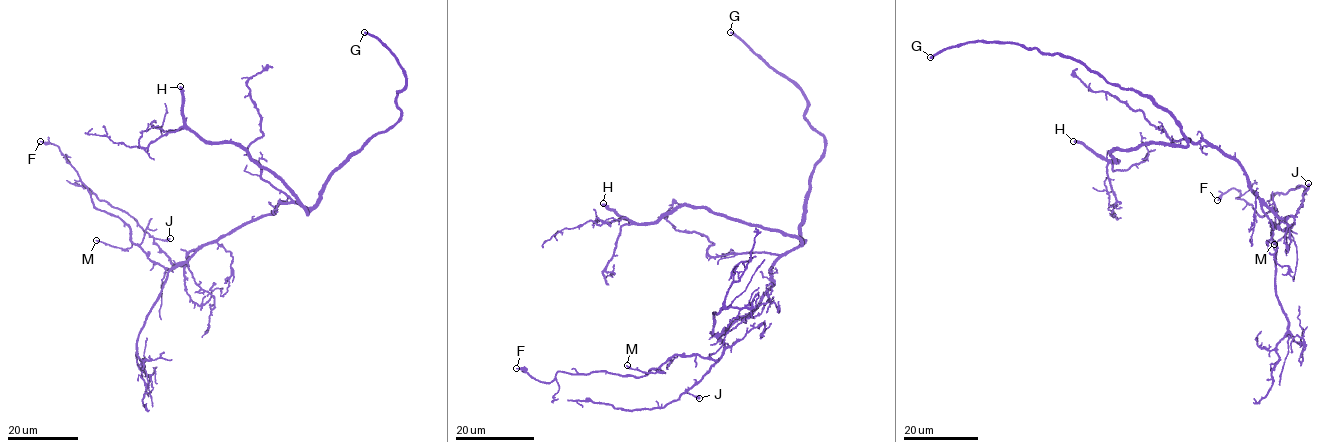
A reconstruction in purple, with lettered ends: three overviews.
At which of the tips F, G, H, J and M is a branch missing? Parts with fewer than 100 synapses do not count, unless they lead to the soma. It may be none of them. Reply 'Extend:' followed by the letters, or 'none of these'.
Extend: G, H

